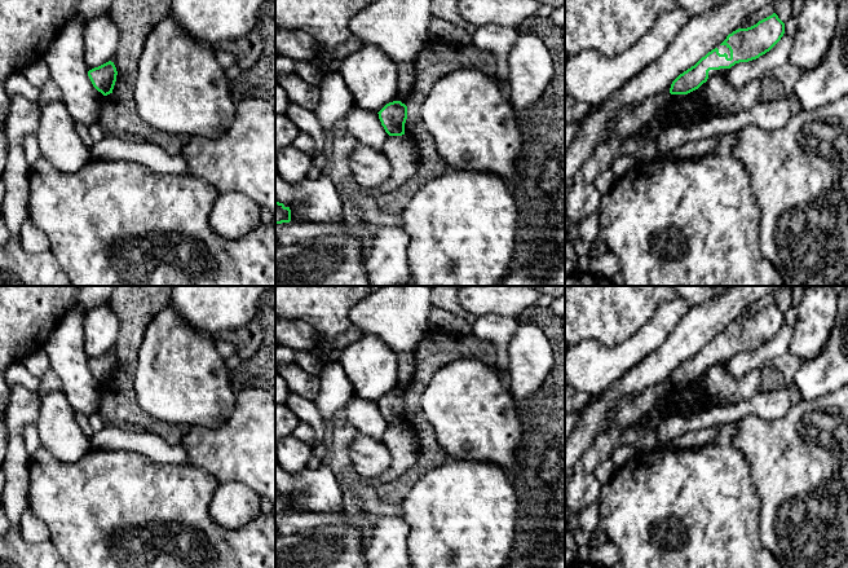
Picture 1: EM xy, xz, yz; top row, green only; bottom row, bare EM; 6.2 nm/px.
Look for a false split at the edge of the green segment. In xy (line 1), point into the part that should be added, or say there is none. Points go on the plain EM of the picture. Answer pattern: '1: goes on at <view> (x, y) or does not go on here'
1: does not go on here

